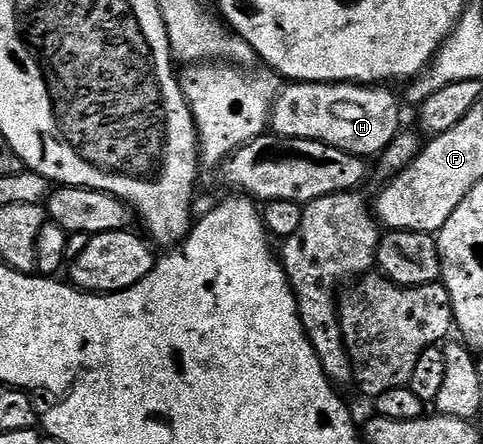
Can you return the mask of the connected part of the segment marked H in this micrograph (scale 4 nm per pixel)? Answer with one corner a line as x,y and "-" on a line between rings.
292,82
272,105
270,128
277,136
317,140
355,156
376,158
401,131
400,104
388,86
366,84
302,84

